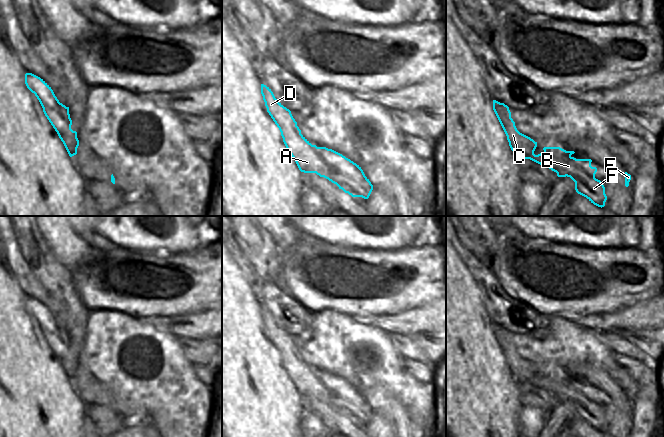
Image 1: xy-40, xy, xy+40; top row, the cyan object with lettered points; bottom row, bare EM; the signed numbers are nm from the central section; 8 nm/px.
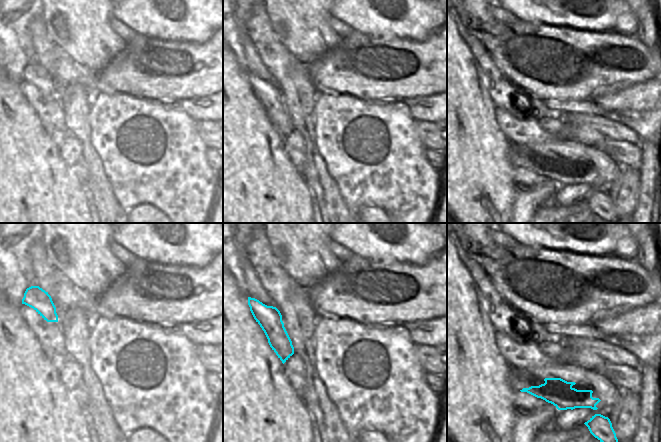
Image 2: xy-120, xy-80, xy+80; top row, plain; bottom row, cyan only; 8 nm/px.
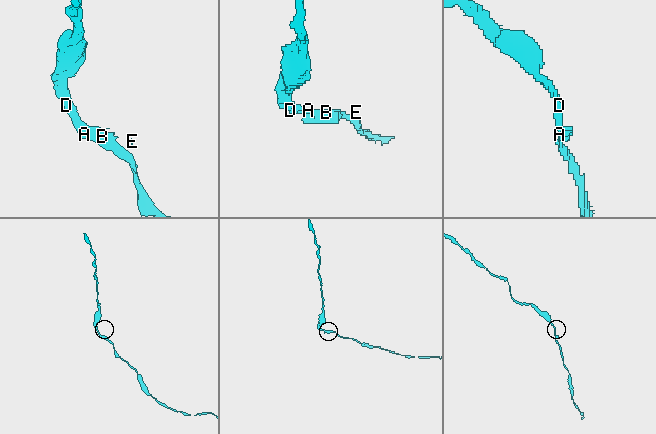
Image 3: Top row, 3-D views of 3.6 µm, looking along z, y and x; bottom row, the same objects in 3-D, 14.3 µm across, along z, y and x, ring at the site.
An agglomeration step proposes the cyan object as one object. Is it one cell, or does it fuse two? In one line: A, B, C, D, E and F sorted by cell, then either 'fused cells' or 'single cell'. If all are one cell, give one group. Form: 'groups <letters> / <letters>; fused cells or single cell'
groups A B C D E F; single cell

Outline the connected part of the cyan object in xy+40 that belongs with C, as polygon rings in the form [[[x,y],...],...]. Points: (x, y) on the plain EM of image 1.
[[[493,324],[493,334],[507,360],[511,374],[518,383],[530,383],[556,396],[558,401],[570,401],[575,406],[578,418],[598,431],[605,430],[605,411],[595,402],[597,392],[591,390],[591,383],[576,383],[571,380],[574,375],[566,375],[560,371],[544,371],[543,377],[535,379],[537,366],[517,354],[509,331]]]

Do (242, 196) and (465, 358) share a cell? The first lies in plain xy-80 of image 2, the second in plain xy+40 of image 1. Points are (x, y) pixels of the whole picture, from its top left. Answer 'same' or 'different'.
same

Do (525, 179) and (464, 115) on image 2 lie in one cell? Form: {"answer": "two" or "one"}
{"answer": "two"}

